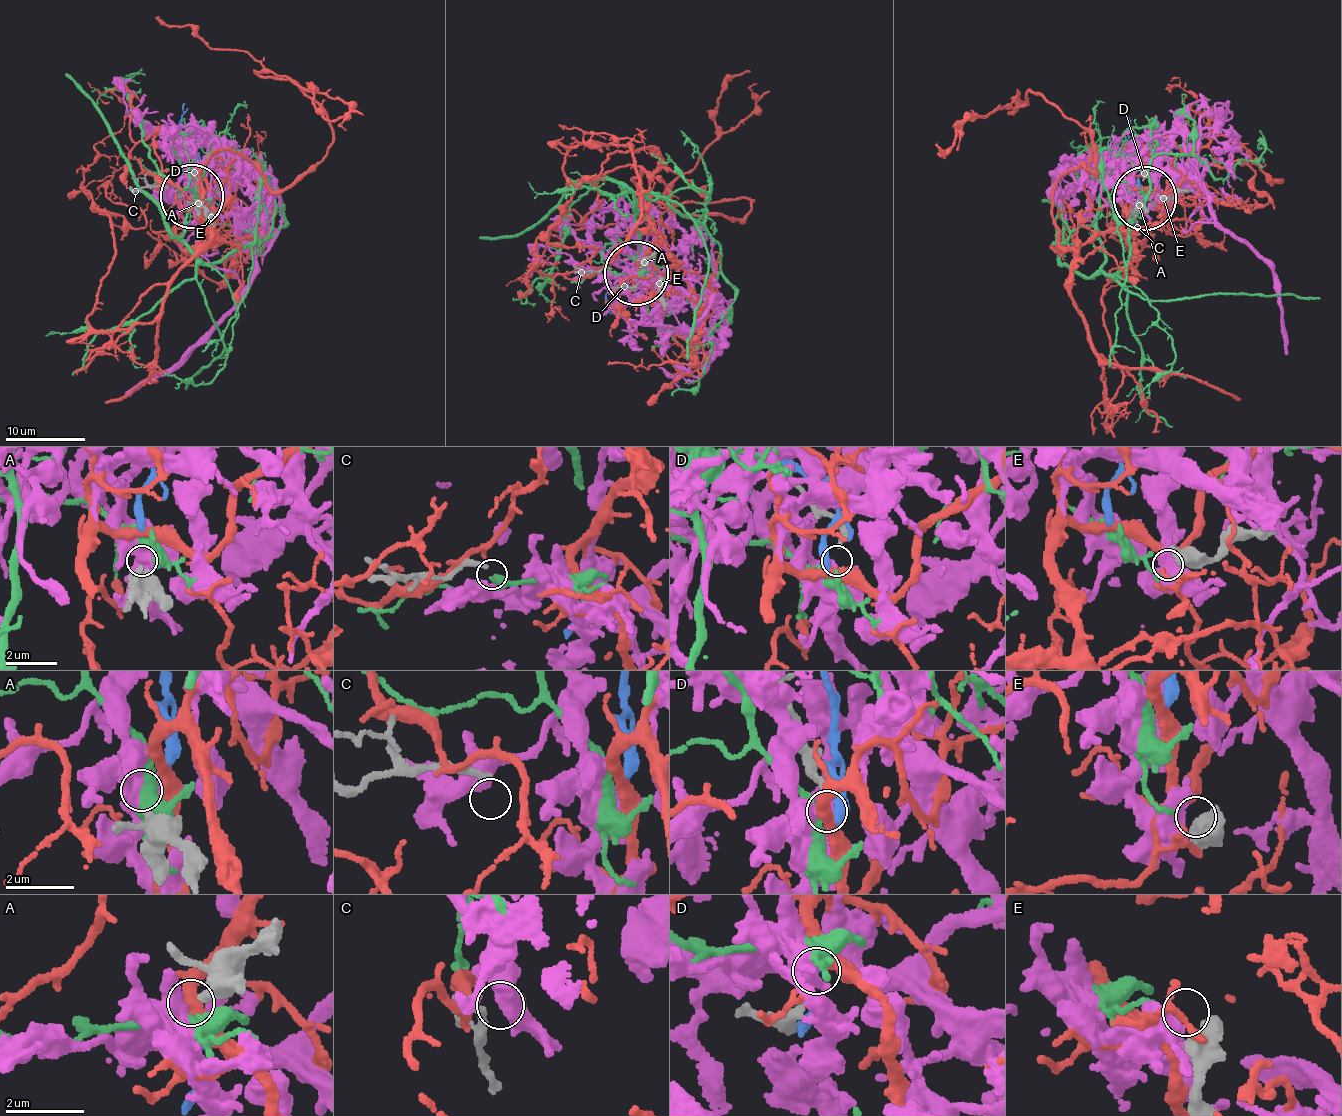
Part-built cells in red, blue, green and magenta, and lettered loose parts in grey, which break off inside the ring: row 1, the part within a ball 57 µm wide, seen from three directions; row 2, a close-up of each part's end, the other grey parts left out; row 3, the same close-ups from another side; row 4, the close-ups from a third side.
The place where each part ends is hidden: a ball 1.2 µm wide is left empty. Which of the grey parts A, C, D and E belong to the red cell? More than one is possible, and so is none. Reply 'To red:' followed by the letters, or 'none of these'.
To red: D

